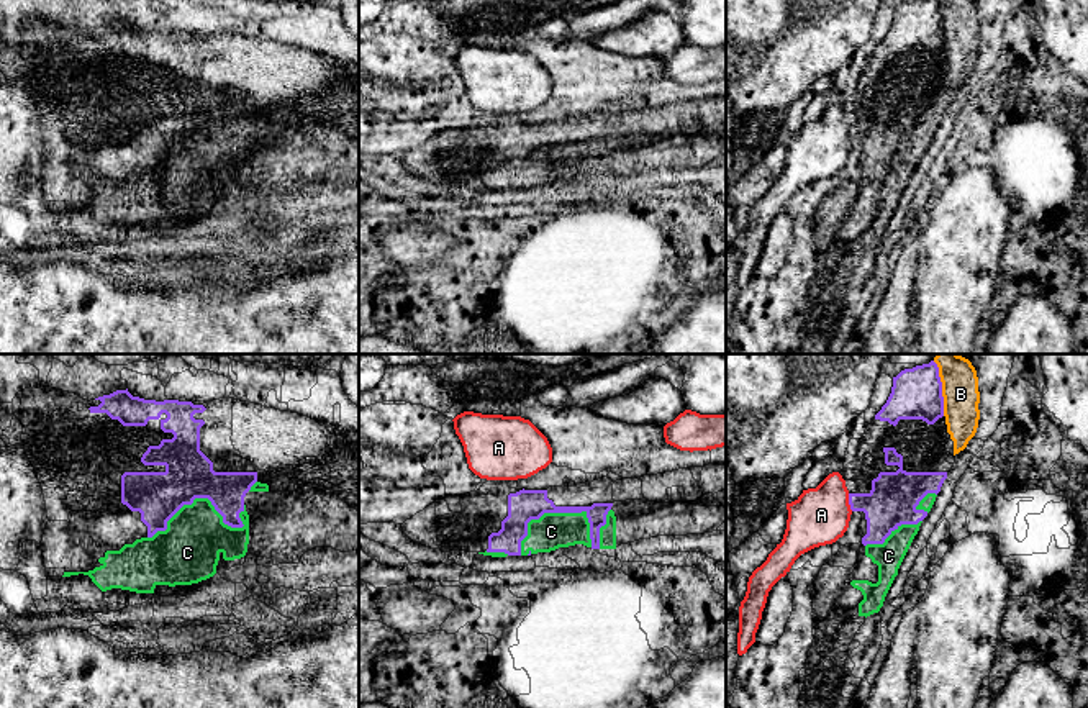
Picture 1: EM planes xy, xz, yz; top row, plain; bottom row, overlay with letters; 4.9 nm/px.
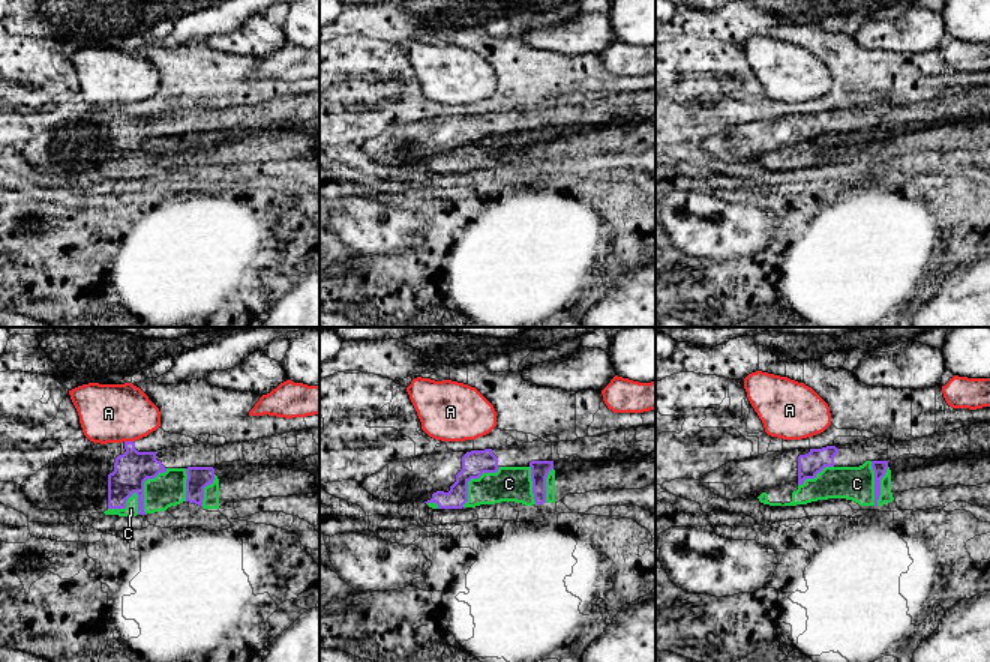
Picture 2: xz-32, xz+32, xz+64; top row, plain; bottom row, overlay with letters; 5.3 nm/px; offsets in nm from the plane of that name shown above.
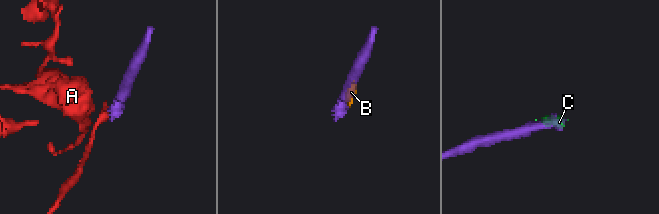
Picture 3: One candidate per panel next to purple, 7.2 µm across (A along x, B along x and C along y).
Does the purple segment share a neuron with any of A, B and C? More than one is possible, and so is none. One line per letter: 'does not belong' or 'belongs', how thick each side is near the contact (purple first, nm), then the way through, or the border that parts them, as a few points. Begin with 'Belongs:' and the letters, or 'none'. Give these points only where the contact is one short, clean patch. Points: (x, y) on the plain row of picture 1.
Belongs: none
A: does not belong; calibres 240 and 280 nm; border yz (847, 127), (847, 136), (852, 143)
B: does not belong; calibres 260 and 180 nm
C: does not belong; calibres 240 and 300 nm

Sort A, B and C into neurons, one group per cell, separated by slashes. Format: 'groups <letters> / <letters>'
groups A / B C

